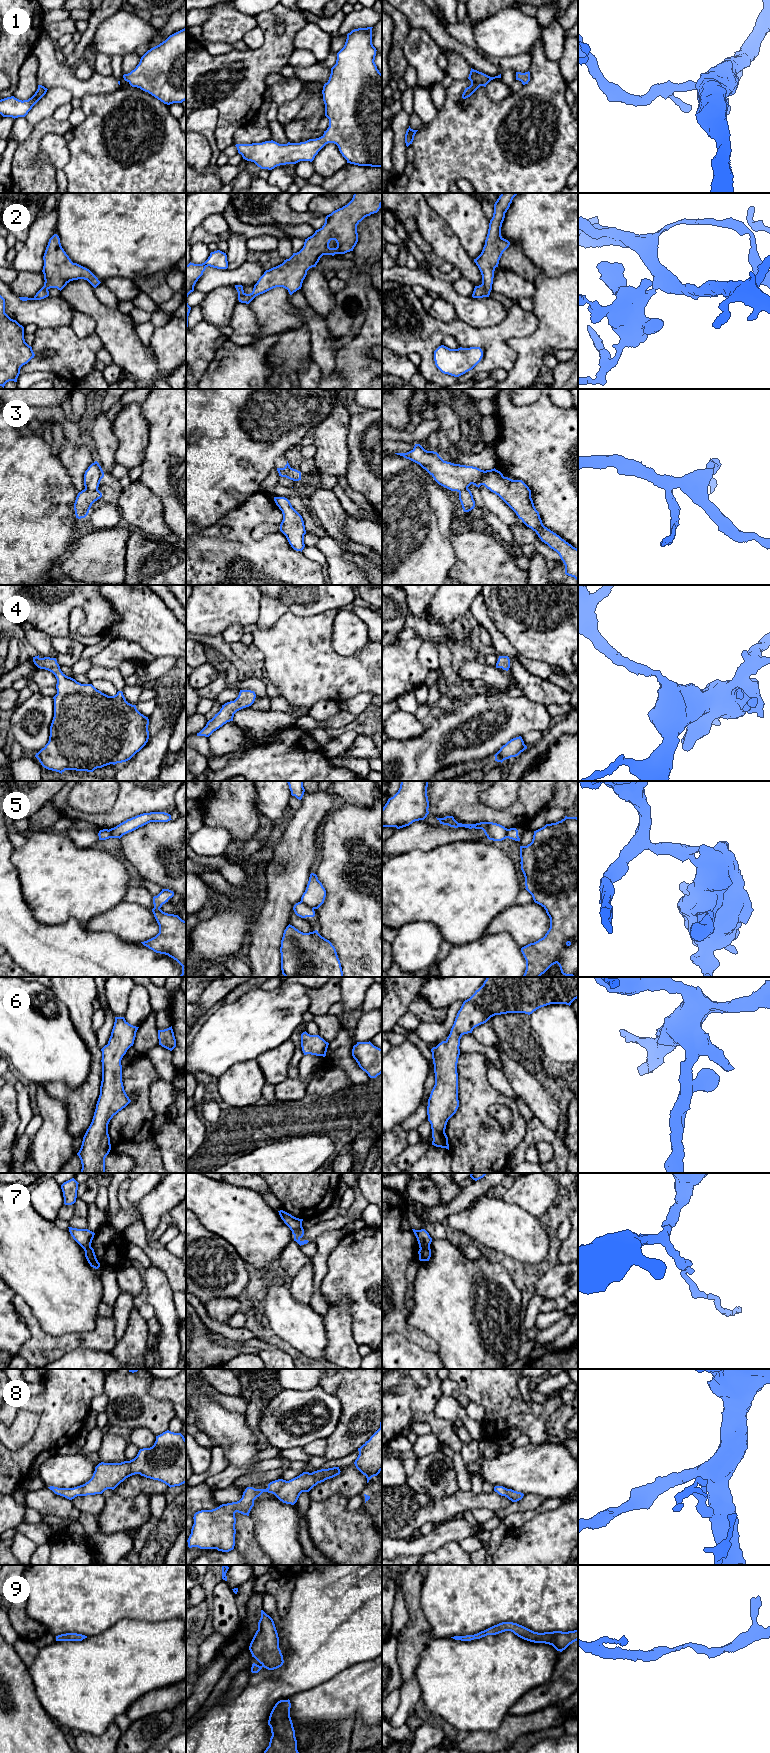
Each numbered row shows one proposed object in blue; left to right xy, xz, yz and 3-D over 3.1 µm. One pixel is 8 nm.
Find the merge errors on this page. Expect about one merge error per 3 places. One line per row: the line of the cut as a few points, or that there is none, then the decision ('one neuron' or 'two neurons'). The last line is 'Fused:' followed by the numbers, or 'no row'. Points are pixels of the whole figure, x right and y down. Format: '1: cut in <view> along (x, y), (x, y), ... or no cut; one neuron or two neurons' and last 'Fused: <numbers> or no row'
1: no cut; one neuron
2: no cut; one neuron
3: cut in xy along (85, 488), (97, 490); two neurons
4: no cut; one neuron
5: cut in xz along (300, 901), (313, 909); two neurons
6: no cut; one neuron
7: cut in yz along (429, 1245), (420, 1248); two neurons
8: no cut; one neuron
9: no cut; one neuron
Fused: 3, 5, 7

